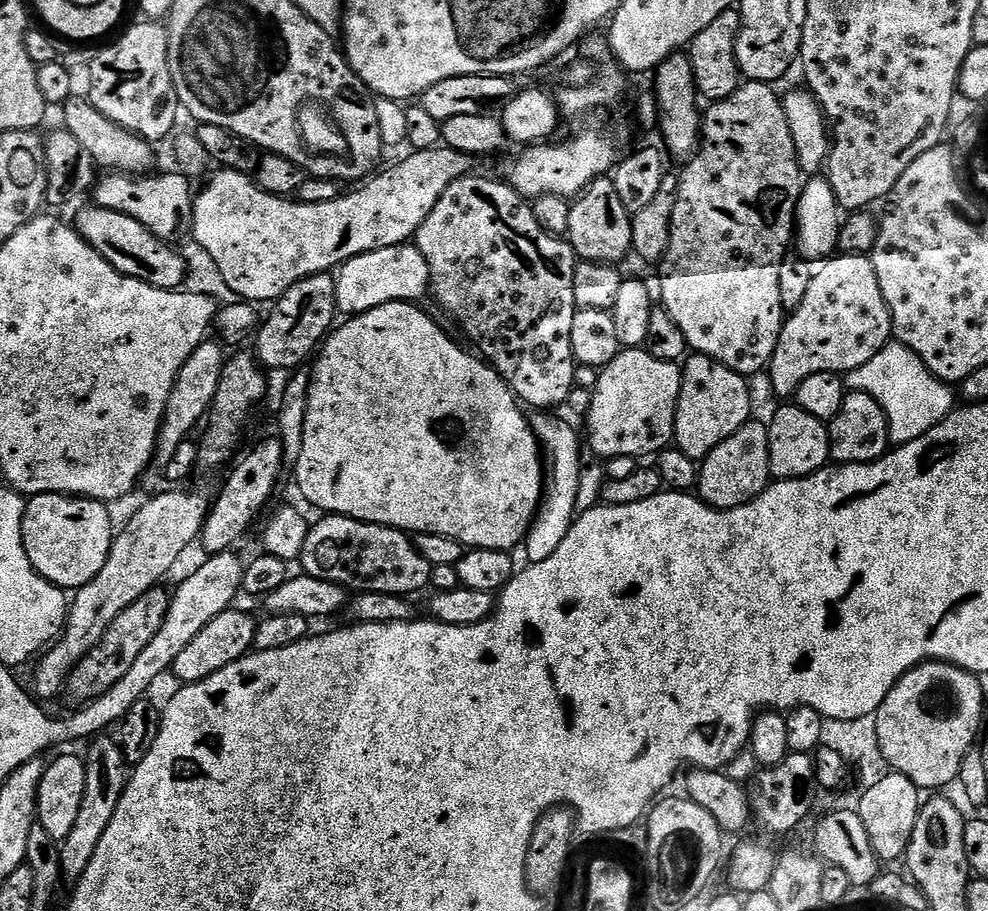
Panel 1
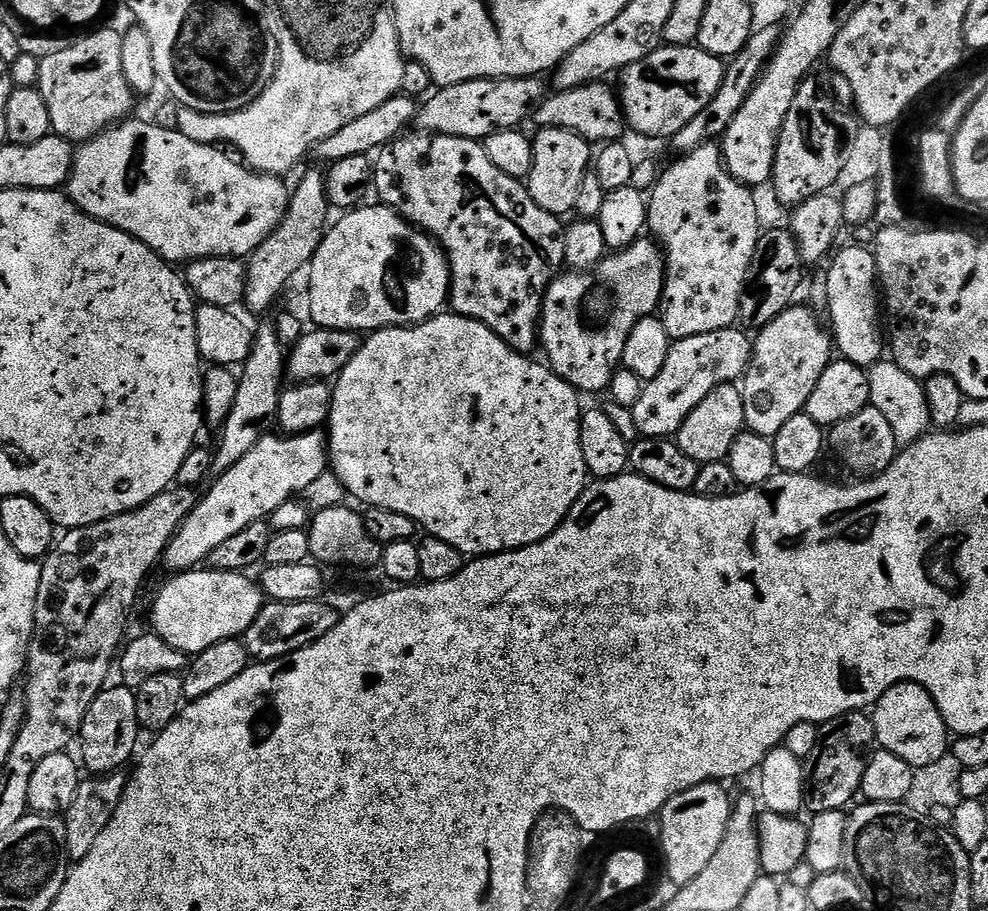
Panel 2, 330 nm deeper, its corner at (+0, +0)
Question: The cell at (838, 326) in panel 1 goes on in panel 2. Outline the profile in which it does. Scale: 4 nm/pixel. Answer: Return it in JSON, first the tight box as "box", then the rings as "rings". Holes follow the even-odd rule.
{"box":[742,306,834,438],"rings":[[[799,306],[788,307],[784,313],[778,314],[764,328],[755,333],[752,346],[752,361],[748,364],[748,371],[742,377],[742,391],[744,394],[744,423],[747,431],[760,436],[771,438],[804,410],[818,378],[822,378],[822,370],[834,359],[834,341],[829,329],[820,325],[820,320],[808,308]]]}

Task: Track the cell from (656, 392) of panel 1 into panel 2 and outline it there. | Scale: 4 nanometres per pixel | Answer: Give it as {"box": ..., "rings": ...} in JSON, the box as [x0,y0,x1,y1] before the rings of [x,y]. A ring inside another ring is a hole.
{"box":[631,326,752,437],"rings":[[[736,326],[675,341],[670,354],[666,354],[666,366],[662,366],[662,374],[647,381],[641,387],[644,389],[636,404],[631,405],[639,435],[675,437],[682,422],[686,422],[690,410],[694,410],[694,406],[698,406],[698,402],[702,402],[710,390],[743,377],[752,361],[752,346],[749,333]]]}

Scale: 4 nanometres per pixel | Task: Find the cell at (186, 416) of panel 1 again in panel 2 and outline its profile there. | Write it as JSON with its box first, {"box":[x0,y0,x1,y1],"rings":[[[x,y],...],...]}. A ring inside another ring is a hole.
{"box":[244,172,330,312],"rings":[[[308,172],[291,189],[288,197],[288,209],[284,212],[282,222],[261,244],[247,257],[246,286],[244,287],[245,309],[252,312],[264,312],[284,292],[284,287],[303,273],[311,265],[314,254],[329,227],[328,212],[330,205],[324,185],[325,173]]]}

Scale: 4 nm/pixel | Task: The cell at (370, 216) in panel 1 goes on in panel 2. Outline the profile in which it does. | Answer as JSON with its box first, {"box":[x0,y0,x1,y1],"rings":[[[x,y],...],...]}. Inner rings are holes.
{"box":[66,118,289,266],"rings":[[[128,118],[123,122],[111,127],[107,132],[101,132],[92,140],[83,141],[75,149],[72,157],[72,173],[68,175],[66,185],[66,195],[73,200],[79,208],[88,216],[93,216],[95,220],[101,220],[104,224],[114,226],[126,234],[130,234],[138,242],[142,242],[151,252],[156,252],[164,260],[173,266],[183,265],[201,259],[205,256],[235,256],[237,258],[247,258],[251,256],[264,239],[279,226],[284,217],[285,210],[288,209],[289,189],[284,189],[284,180],[278,176],[269,176],[263,172],[257,172],[245,166],[239,159],[231,160],[227,156],[223,147],[214,144],[199,144],[194,142],[194,138],[186,138],[176,128],[159,128],[153,124],[142,122],[138,118]]]}

